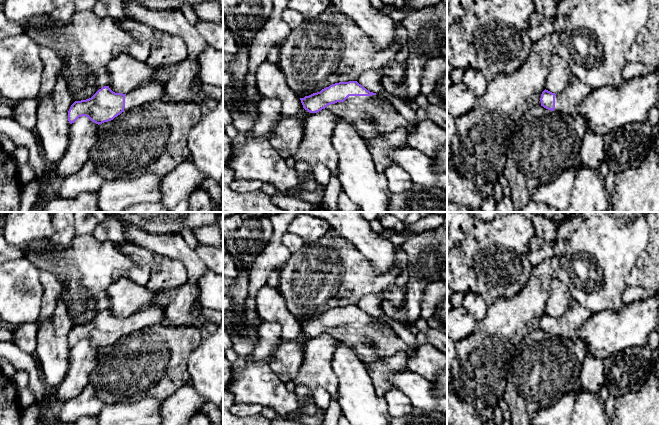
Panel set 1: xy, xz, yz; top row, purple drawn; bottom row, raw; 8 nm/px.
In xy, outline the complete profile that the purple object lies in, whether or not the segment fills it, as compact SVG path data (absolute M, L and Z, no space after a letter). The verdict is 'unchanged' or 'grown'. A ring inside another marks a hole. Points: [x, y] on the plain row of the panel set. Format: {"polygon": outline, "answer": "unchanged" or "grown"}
{"polygon": "M157 293L152 300L152 303L143 307L141 310L133 313L127 318L115 317L109 310L104 310L99 313L91 322L81 325L75 325L68 335L68 345L74 347L79 341L86 340L96 348L102 348L113 344L122 336L126 336L145 327L161 324L165 321L165 307L168 302L168 297L165 294Z", "answer": "grown"}

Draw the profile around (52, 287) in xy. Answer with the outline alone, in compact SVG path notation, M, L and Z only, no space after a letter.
M40 270L39 278L44 292L41 299L41 313L38 322L47 321L54 313L62 285L54 273L49 270Z

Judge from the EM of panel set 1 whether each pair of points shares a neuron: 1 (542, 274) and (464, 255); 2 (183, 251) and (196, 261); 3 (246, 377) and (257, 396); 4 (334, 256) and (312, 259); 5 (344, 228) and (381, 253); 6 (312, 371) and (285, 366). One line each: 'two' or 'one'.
1: two
2: one
3: one
4: one
5: one
6: two

